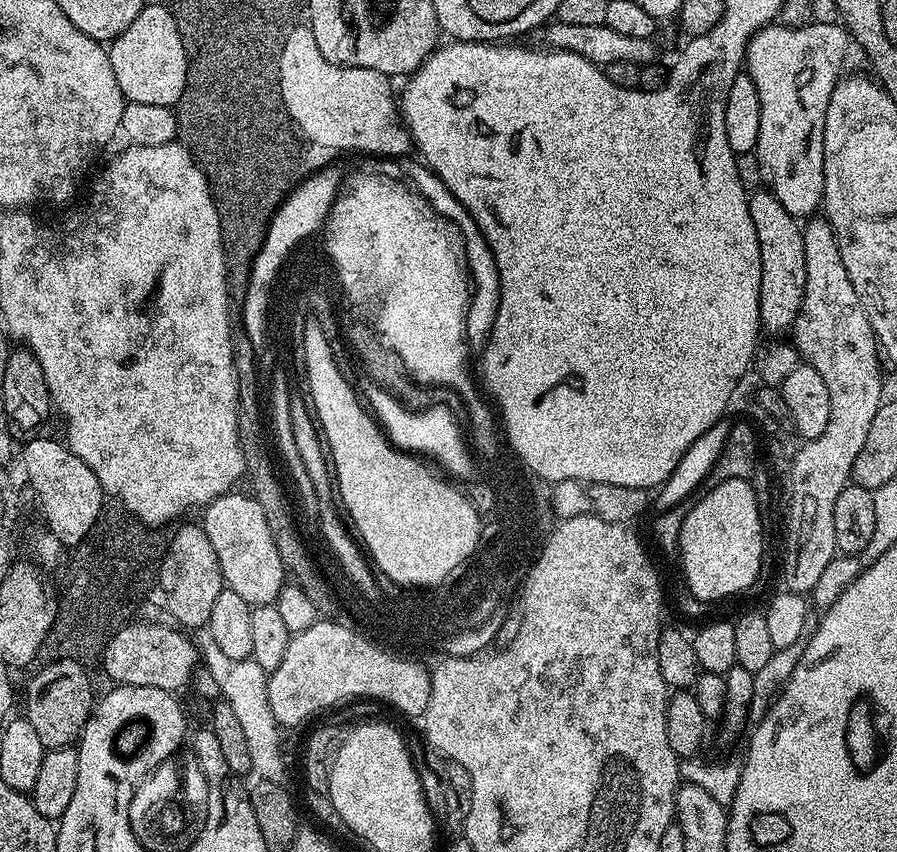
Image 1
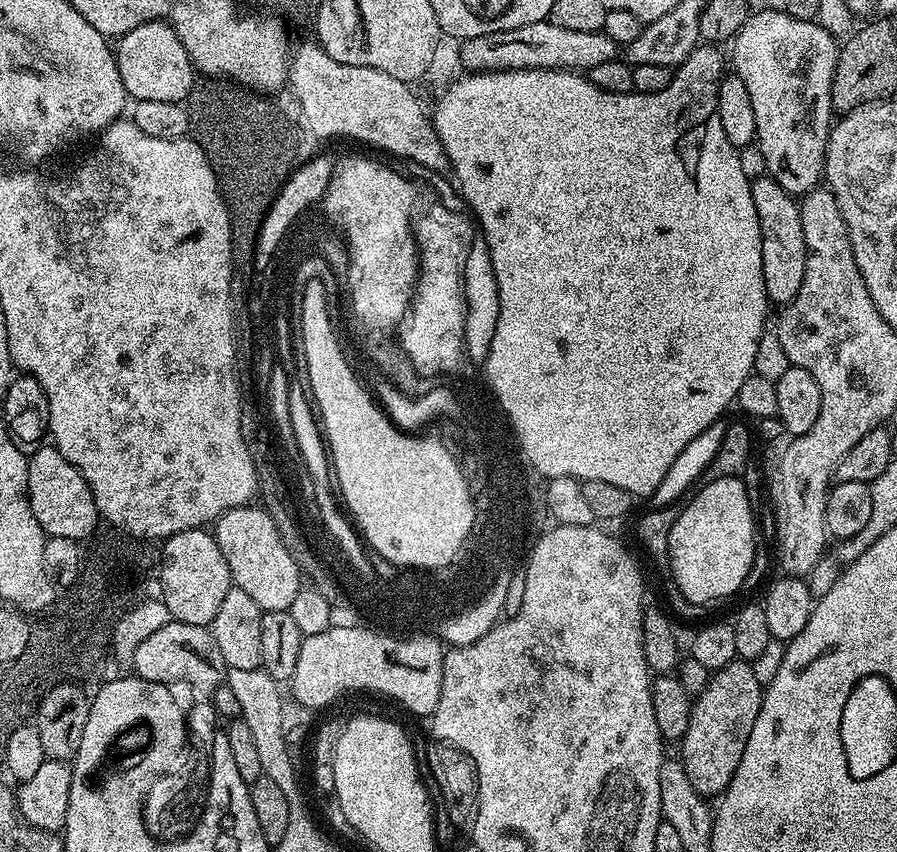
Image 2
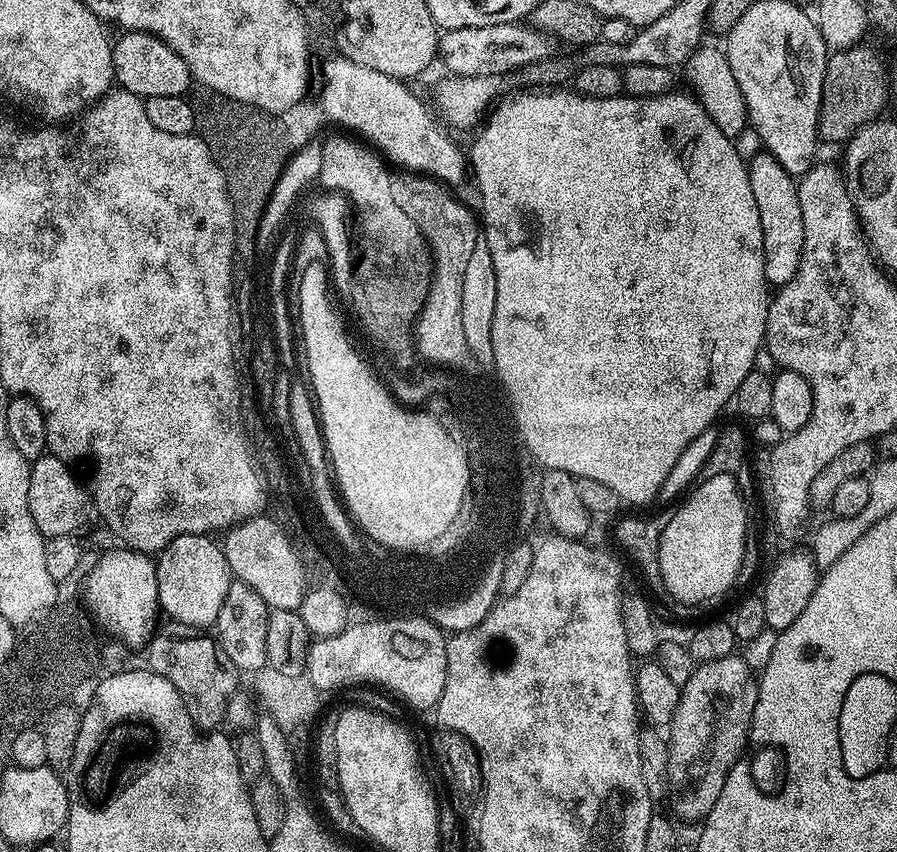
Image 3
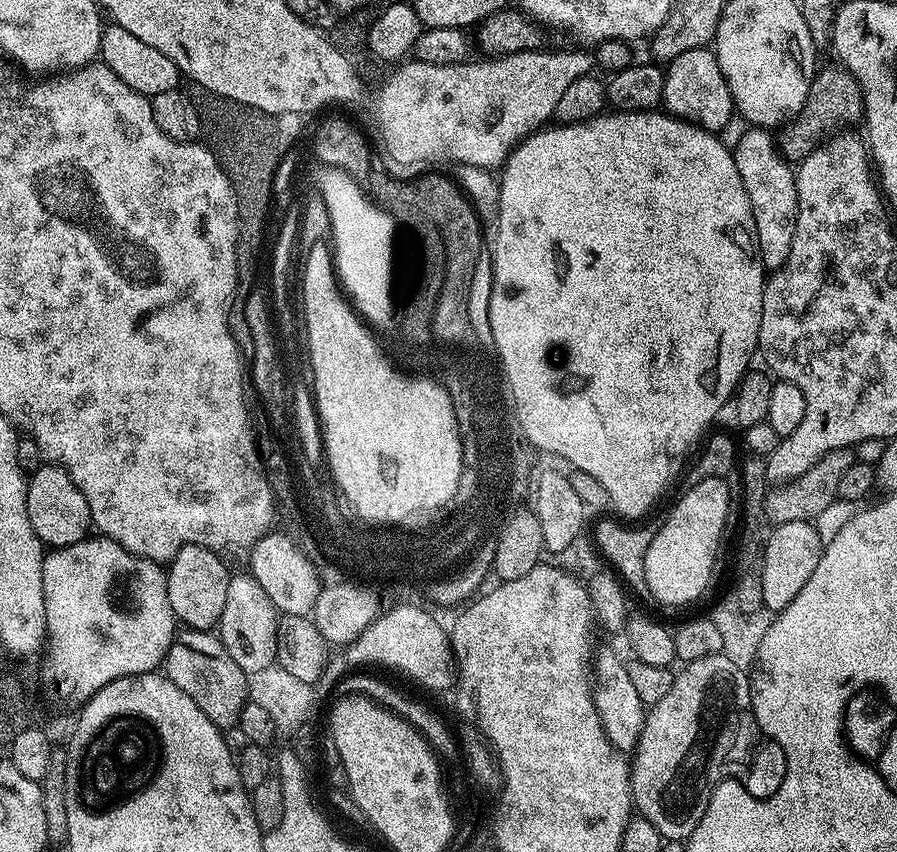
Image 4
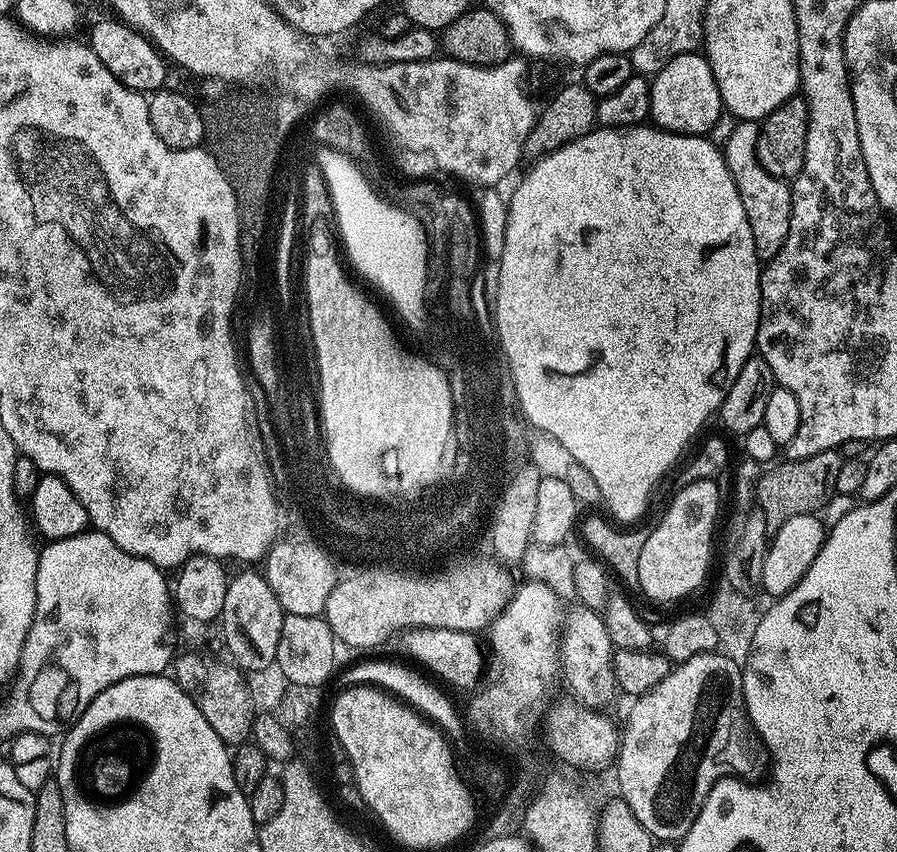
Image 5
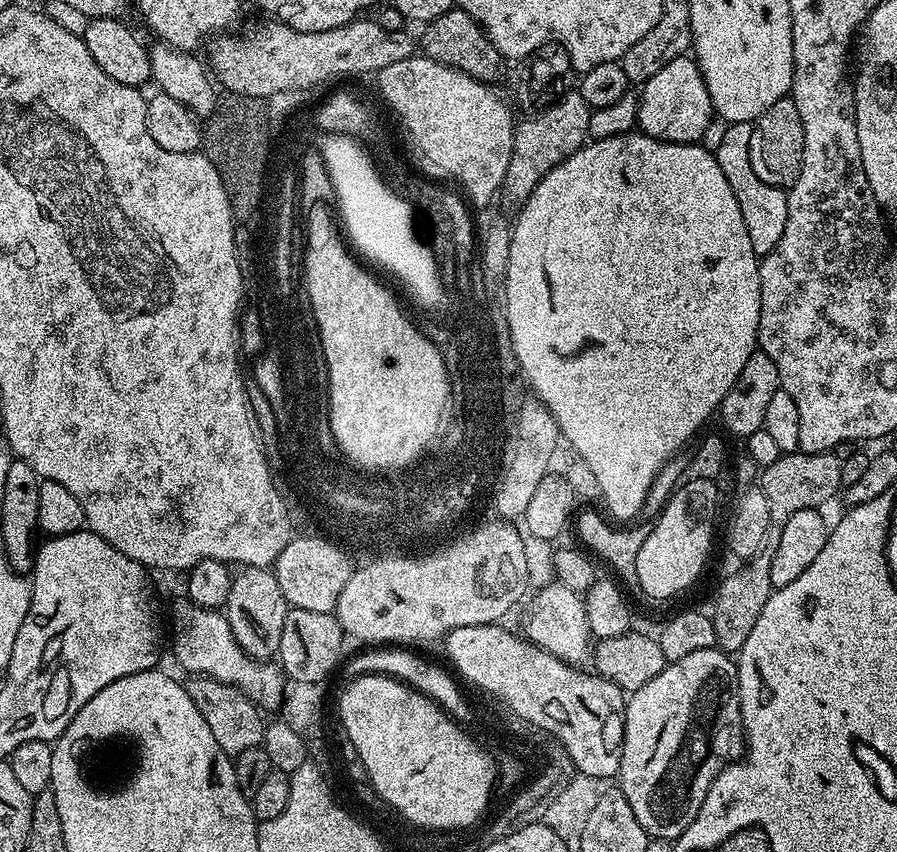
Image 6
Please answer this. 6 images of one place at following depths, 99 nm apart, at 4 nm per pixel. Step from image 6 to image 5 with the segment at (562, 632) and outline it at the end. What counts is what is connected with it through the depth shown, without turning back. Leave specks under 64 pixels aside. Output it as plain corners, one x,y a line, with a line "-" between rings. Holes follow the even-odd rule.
583,606
577,609
577,612
570,612
566,618
562,636
562,672
565,677
568,675
568,684
583,707
604,710
607,704
614,703
616,696
618,697
612,665
614,645
601,613
592,612

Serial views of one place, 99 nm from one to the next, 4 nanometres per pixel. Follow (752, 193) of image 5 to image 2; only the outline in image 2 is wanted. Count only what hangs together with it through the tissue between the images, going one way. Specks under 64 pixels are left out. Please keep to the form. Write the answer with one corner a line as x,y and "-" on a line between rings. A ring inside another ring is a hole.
767,174
752,181
752,193
762,234
762,278
766,282
766,294
773,305
783,306
798,294
806,274
806,234
802,234
800,205
797,197
782,190

